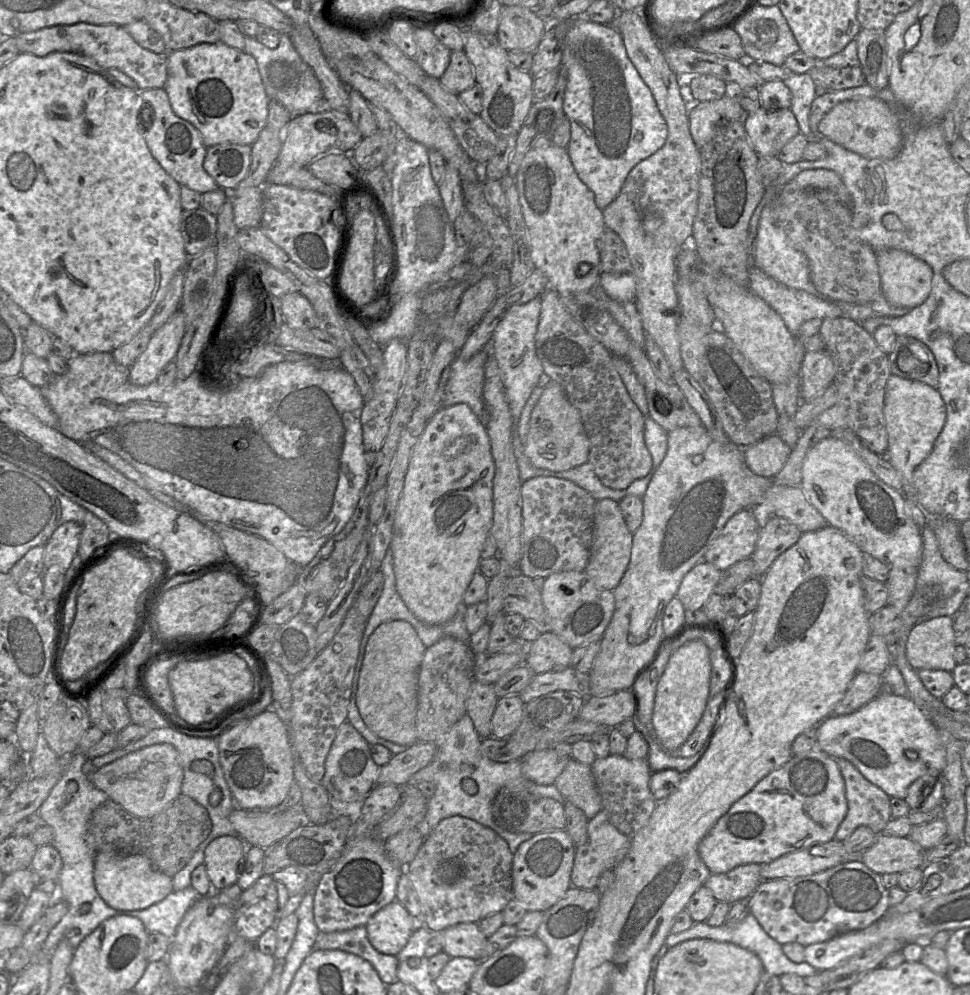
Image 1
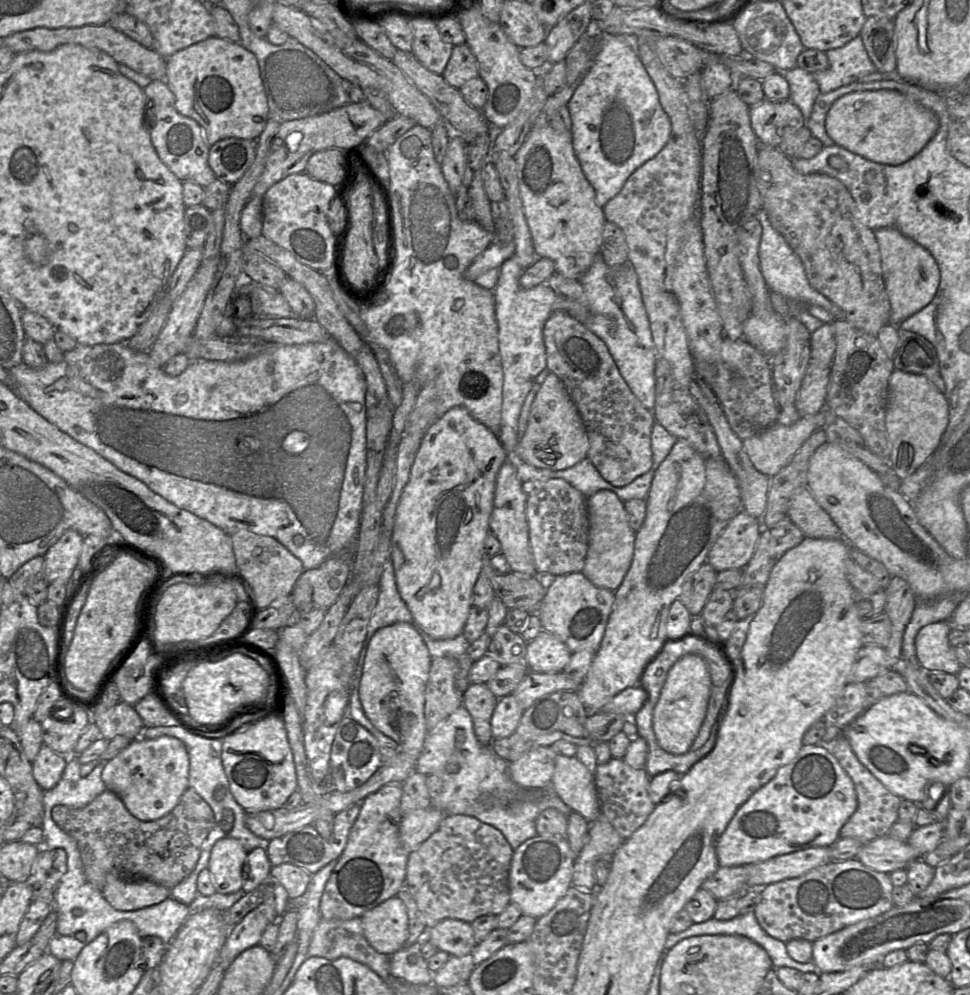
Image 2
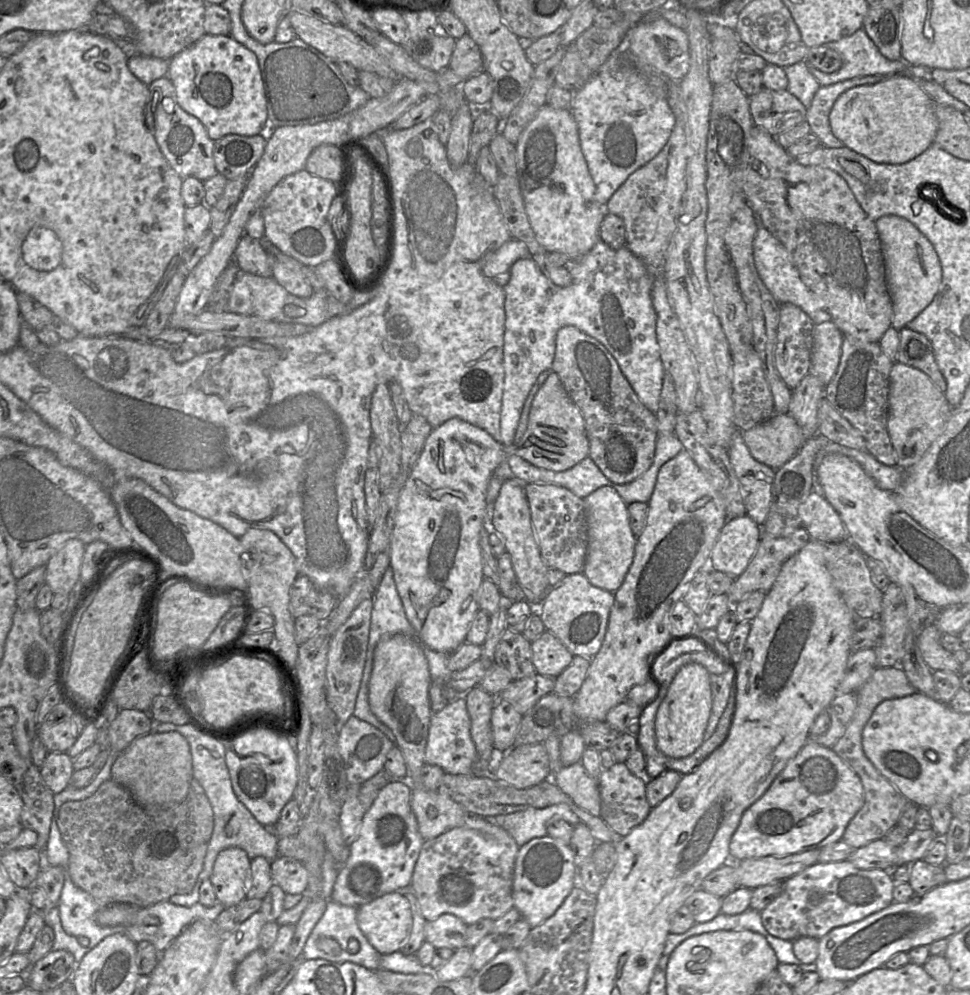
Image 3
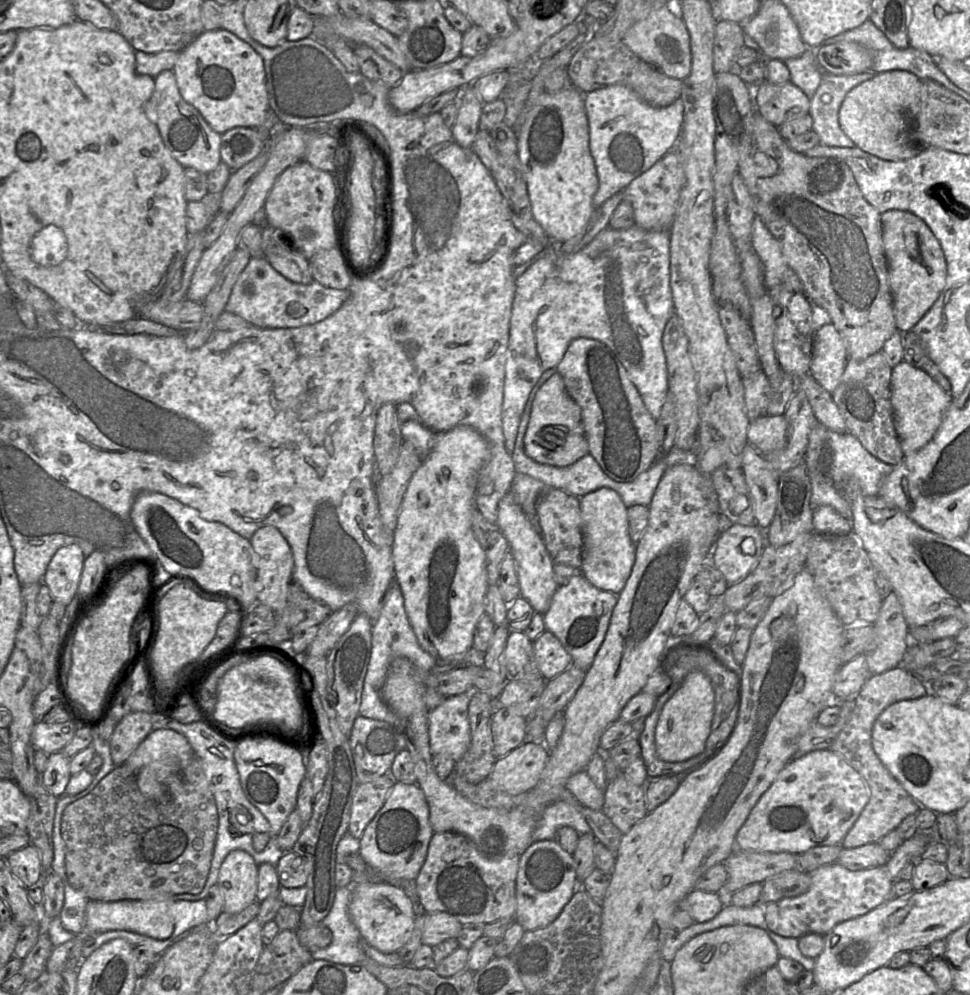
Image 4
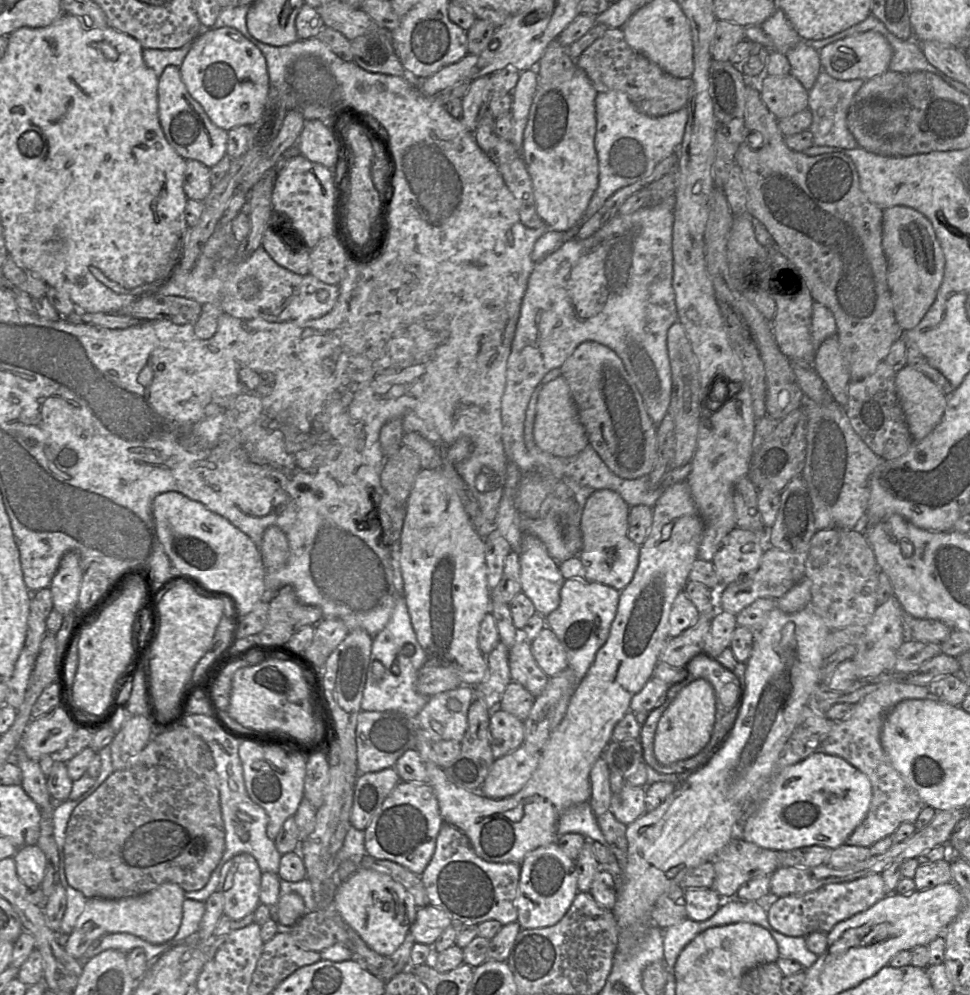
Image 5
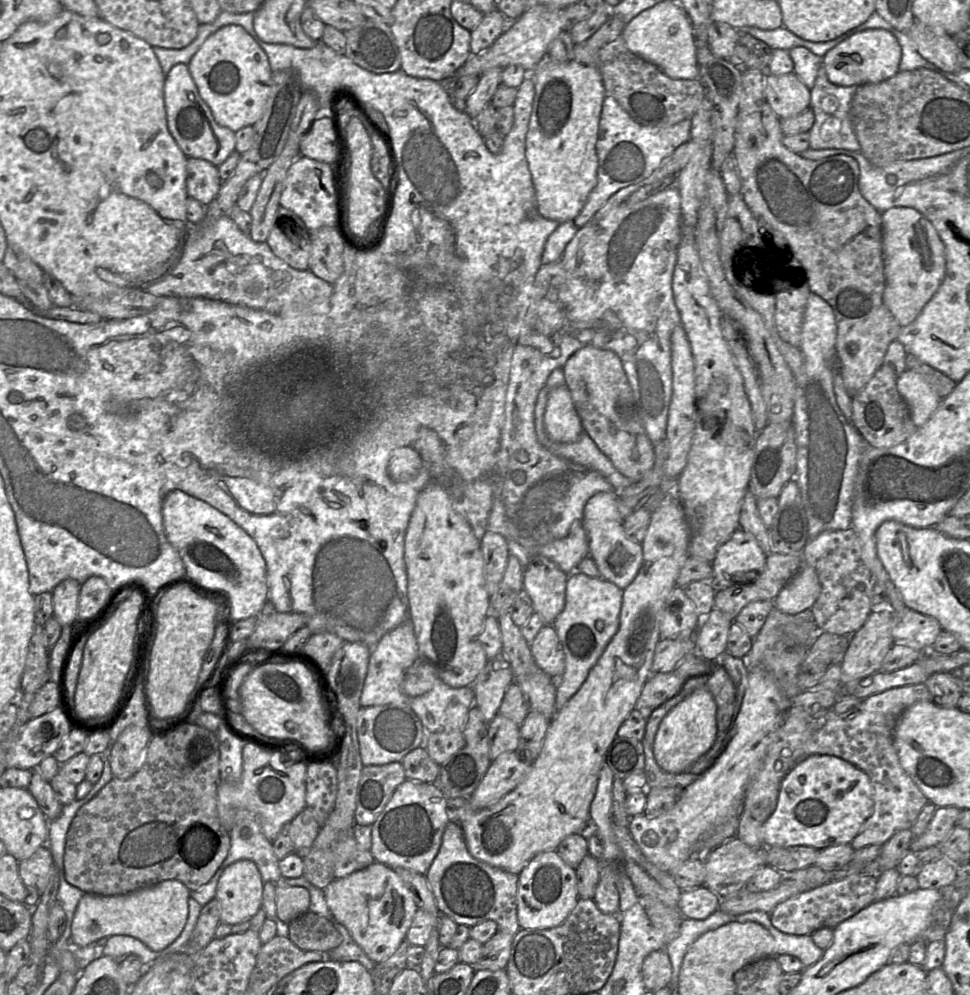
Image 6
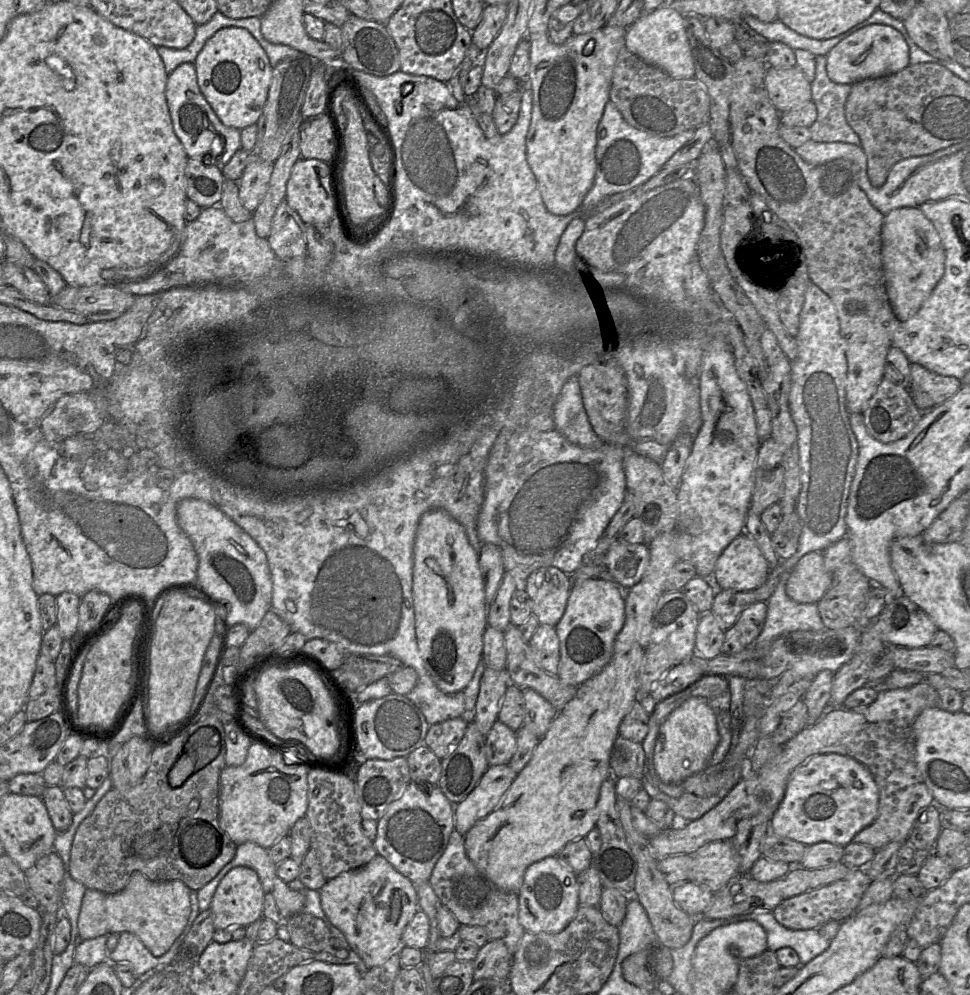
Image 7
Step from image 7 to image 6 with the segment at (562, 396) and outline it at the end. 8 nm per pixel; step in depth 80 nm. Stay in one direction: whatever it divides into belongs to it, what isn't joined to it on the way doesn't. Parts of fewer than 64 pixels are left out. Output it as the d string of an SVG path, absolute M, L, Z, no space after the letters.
M556 368L549 375L544 388L539 392L537 397L537 402L534 411L534 423L535 430L537 434L538 441L551 453L556 456L568 459L578 465L586 467L590 470L594 470L599 472L613 487L613 491L616 494L619 494L629 485L633 483L633 481L625 476L623 476L611 463L611 461L602 453L602 451L597 447L595 442L591 439L591 437L583 432L579 439L573 443L560 443L551 439L551 437L547 434L544 426L544 414L546 409L546 404L548 400L549 393L561 386L566 385L565 376L562 369Z

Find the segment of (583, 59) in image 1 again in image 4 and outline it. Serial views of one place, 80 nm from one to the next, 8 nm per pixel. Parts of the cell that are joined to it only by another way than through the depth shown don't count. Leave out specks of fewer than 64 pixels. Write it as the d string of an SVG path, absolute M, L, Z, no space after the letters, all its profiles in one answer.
M620 84L584 94L590 151L599 179L593 205L598 208L677 148L684 123L684 104L678 99L667 107L652 107L631 88Z

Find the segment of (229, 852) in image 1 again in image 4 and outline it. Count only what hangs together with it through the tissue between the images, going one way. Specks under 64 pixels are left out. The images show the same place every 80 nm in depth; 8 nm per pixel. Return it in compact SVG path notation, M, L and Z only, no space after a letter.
M233 850L226 856L216 883L223 895L224 912L239 913L257 900L258 866L243 850Z

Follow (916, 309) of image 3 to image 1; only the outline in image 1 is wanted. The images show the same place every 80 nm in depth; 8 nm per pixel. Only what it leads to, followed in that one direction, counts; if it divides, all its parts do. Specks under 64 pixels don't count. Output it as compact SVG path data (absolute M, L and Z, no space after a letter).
M898 249L877 254L882 294L889 303L913 309L931 292L932 268L923 260Z

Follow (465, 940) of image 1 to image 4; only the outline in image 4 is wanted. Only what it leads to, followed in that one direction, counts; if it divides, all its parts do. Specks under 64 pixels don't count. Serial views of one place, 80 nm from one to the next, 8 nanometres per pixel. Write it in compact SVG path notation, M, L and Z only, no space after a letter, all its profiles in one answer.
M424 912L422 944L434 947L439 943L458 938L462 924L451 914L445 912Z

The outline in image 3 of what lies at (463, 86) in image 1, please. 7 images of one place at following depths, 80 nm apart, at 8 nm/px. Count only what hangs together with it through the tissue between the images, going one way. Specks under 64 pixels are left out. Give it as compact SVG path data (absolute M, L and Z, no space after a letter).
M468 33L456 40L448 68L465 79L484 71L480 48Z

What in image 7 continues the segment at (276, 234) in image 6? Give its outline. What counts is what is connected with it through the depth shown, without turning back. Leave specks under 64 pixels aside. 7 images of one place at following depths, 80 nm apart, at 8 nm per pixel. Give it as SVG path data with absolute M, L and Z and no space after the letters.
M285 199L277 208L267 238L272 250L284 261L306 257L306 224Z

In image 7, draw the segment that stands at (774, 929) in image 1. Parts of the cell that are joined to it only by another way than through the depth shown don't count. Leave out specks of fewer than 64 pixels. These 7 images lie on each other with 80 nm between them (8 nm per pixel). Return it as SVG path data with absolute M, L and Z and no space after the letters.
M853 869L844 879L786 899L772 912L781 925L792 930L818 929L832 920L843 922L857 911L863 895L871 883L872 879L866 869Z

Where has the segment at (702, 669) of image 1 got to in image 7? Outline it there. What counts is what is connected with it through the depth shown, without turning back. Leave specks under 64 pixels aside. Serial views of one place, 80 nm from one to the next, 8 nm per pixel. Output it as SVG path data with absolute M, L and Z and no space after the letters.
M693 697L673 710L661 723L654 747L654 768L665 783L677 784L704 770L719 743L715 714L702 697Z

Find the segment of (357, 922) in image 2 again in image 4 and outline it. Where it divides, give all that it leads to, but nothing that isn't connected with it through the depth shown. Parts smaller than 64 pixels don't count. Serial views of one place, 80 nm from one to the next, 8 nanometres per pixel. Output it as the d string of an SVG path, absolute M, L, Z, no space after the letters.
M352 886L336 889L332 907L322 924L332 932L332 943L311 952L314 960L328 960L343 965L361 966L366 959L365 943L349 915Z

